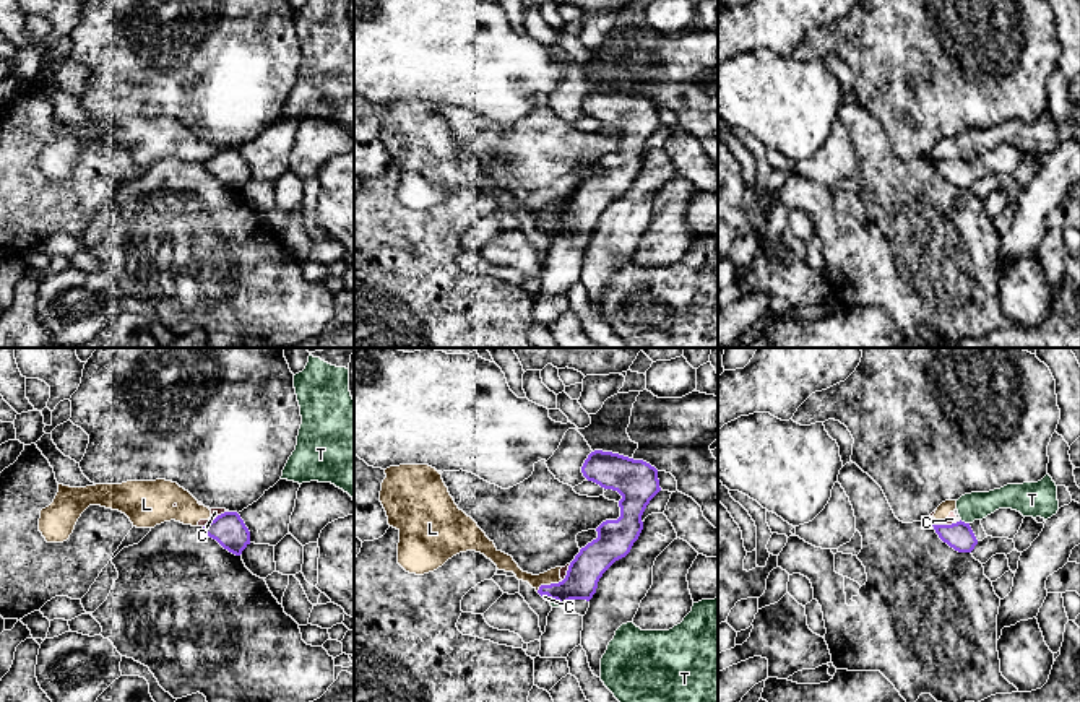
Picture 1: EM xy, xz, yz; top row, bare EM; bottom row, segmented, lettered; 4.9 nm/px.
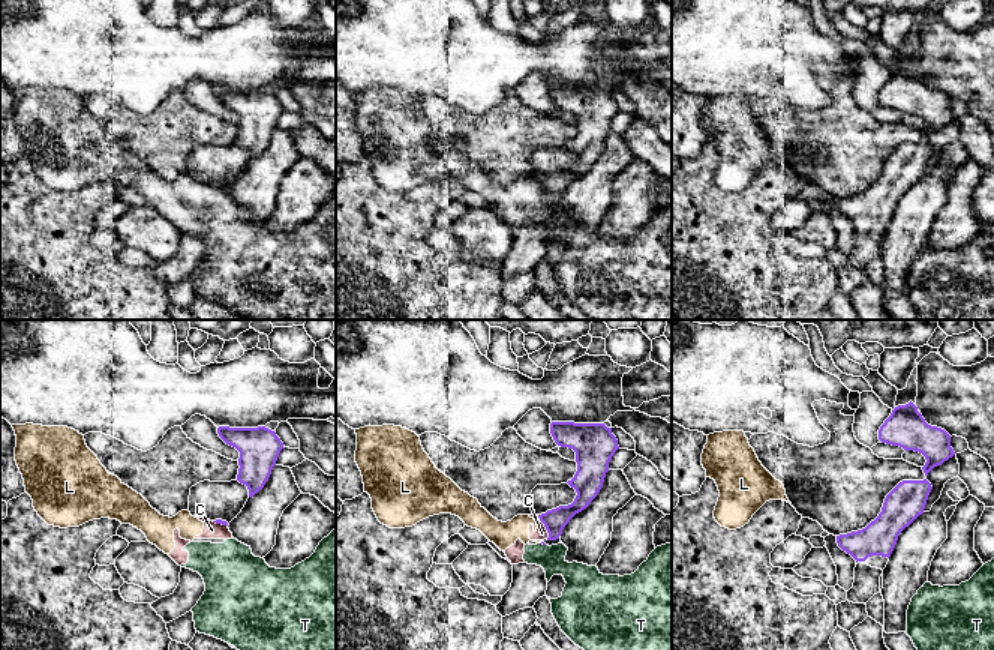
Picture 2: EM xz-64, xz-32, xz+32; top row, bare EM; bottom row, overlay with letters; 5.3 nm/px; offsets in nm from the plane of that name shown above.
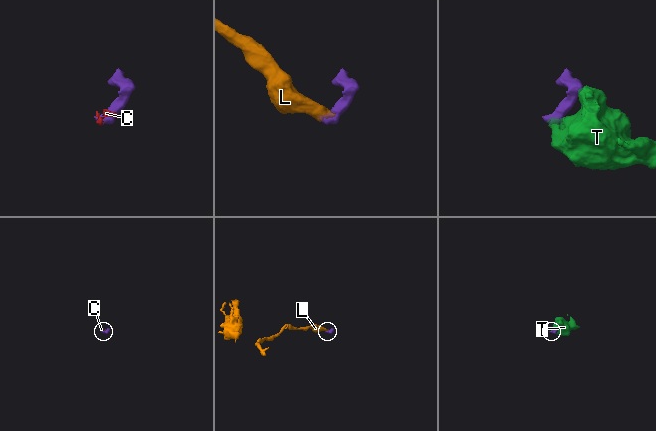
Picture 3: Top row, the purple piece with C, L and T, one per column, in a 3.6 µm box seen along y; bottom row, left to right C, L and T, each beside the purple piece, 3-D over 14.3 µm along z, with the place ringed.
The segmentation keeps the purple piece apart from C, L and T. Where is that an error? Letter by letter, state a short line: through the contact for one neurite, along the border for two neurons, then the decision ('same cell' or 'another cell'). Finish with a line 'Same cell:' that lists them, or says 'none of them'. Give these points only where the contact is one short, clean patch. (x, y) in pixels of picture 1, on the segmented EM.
C: xy (228, 511), (203, 527) | another cell
L: xz (562, 580), (543, 584), (536, 590) | another cell
T: yz (960, 520), (968, 524) | another cell
Same cell: none of them

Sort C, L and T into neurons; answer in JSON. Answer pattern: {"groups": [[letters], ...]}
{"groups": [["C", "L", "T"]]}

